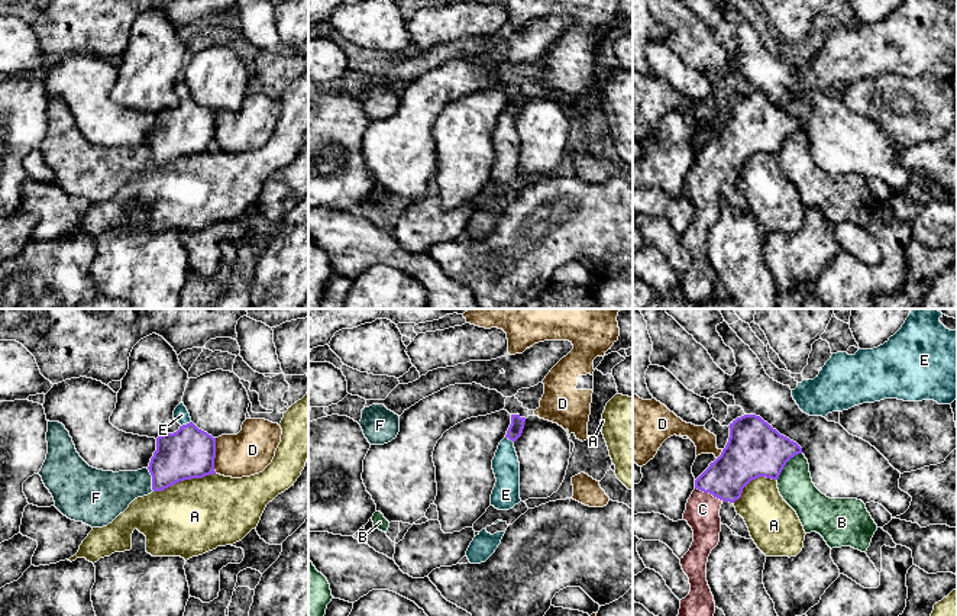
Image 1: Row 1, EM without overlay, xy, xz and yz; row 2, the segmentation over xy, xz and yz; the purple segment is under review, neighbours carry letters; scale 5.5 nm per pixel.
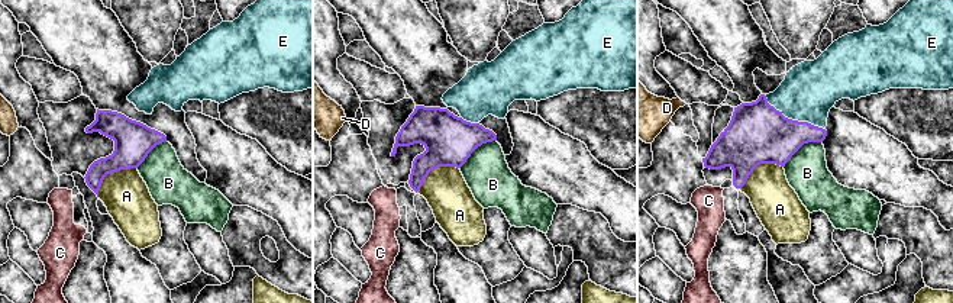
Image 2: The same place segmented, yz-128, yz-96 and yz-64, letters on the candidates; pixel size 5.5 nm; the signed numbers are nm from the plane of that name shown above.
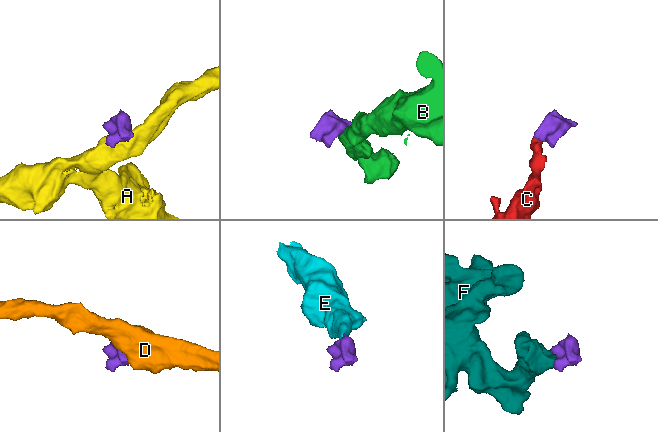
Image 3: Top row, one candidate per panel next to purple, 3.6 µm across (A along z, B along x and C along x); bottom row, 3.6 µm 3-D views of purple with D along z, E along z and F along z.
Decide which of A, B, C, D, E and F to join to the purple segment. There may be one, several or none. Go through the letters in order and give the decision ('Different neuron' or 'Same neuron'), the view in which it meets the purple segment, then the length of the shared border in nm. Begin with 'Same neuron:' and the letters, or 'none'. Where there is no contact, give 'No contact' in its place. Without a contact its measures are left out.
Same neuron: C, E
A: Different neuron. Touches purple in xy. Shared border 360 nm
B: Different neuron. Touches purple in yz. Shared border 200 nm
C: Same neuron. Touches purple in yz. Shared border 180 nm
D: Different neuron. Touches purple in xy. Shared border 200 nm
E: Same neuron. Touches purple in xy. Shared border 70 nm
F: Different neuron. Touches purple in xy. Shared border 130 nm

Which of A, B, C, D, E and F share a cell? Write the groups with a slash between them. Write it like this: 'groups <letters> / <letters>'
groups A / B / C E / D / F

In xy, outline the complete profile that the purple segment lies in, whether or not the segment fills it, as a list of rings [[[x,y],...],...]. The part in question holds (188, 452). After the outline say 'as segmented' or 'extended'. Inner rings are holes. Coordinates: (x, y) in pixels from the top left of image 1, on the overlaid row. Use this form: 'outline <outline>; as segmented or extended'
outline [[[182,401],[175,407],[174,419],[181,425],[180,429],[156,438],[156,451],[148,467],[153,491],[162,491],[184,480],[216,474],[216,438],[191,422]]]; extended

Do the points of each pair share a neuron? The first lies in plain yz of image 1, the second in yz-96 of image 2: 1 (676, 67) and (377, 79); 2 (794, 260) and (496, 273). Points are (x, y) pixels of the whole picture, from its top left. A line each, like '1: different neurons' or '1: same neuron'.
1: same neuron
2: same neuron

